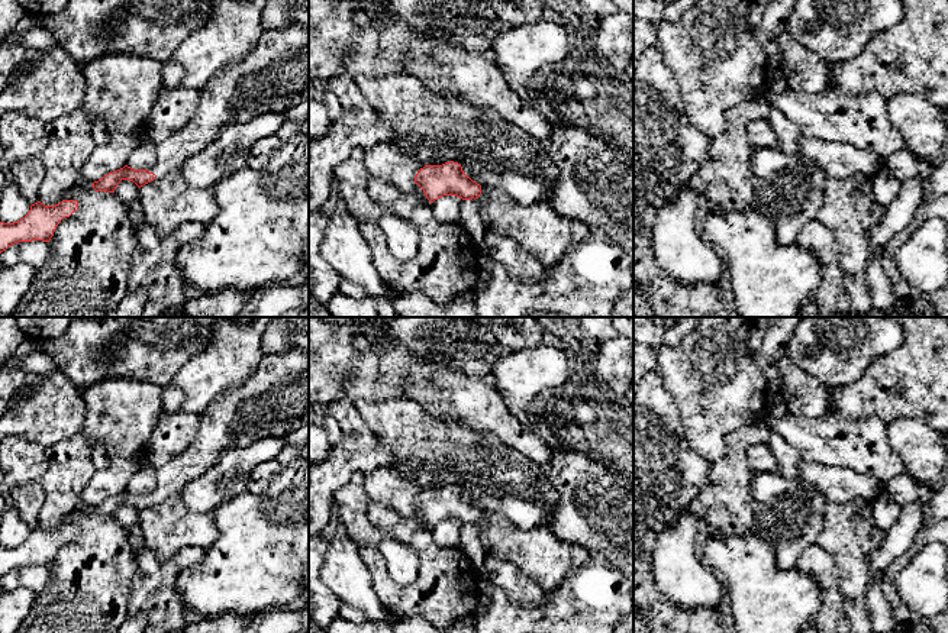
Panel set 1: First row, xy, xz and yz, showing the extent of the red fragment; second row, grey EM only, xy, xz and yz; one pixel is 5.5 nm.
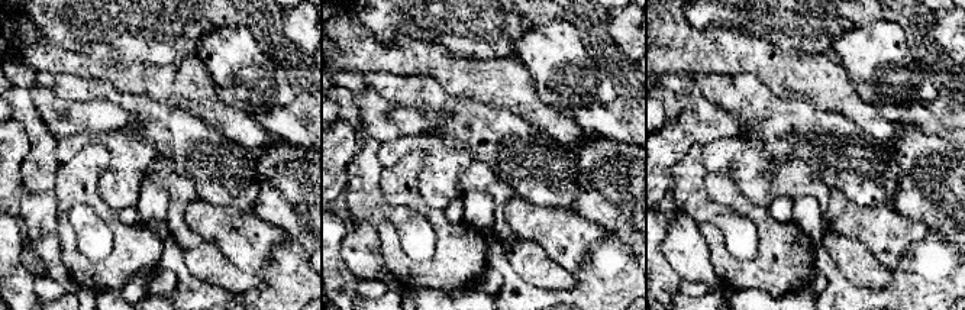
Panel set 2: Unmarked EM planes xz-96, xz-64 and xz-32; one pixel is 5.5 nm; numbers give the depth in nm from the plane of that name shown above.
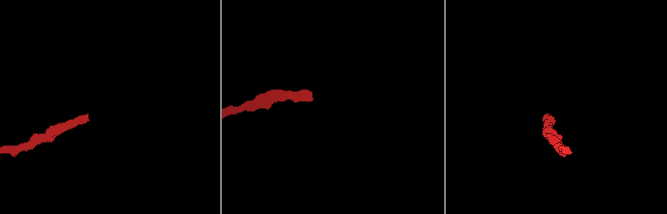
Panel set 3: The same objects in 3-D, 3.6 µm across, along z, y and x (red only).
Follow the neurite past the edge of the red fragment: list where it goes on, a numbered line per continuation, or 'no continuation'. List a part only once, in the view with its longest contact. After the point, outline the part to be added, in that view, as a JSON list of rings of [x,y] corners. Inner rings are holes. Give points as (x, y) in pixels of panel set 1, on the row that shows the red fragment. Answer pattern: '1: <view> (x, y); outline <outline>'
1: xy (273, 77); outline [[[300,25],[267,29],[251,52],[223,67],[199,91],[200,101],[190,122],[155,145],[154,174],[164,177],[216,141],[222,129],[265,113],[287,113],[309,98],[309,30]]]

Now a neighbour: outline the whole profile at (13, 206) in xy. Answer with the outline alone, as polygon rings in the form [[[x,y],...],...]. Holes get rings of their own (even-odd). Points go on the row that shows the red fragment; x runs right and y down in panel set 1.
[[[14,181],[6,184],[0,193],[0,222],[14,223],[23,219],[29,213],[30,206]]]

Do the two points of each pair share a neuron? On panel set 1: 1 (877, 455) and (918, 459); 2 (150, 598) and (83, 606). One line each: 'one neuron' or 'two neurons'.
1: two neurons
2: two neurons

